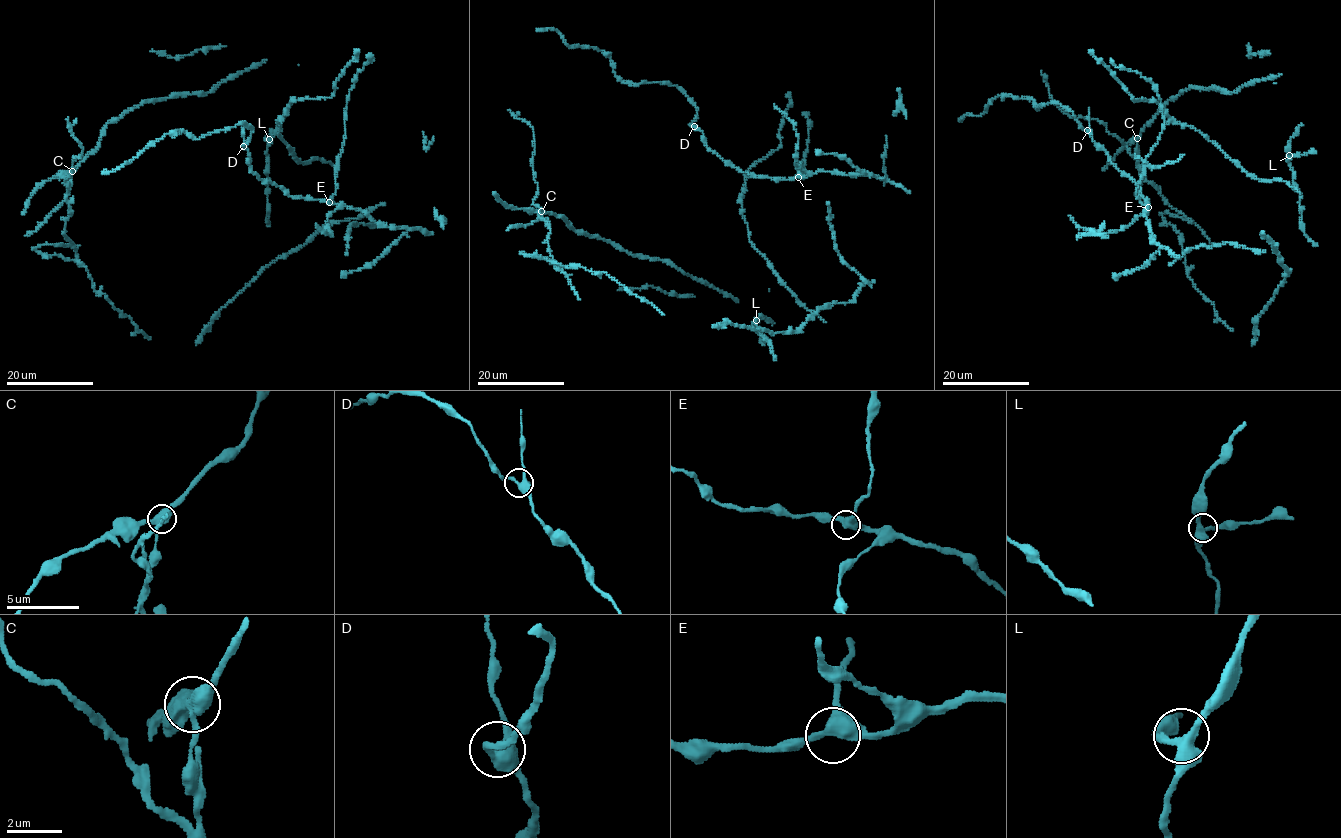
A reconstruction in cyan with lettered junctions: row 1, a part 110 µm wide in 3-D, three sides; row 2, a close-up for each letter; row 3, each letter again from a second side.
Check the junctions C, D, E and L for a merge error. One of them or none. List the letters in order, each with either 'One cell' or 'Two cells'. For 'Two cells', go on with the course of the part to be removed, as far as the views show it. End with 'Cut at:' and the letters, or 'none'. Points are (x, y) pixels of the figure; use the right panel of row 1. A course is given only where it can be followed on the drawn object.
C: Two cells. Course of the part to remove: (1137, 139), (1141, 176), (1189, 220), (1161, 215), (1180, 233), (1188, 278), (1233, 330)
D: One cell
E: One cell
L: One cell
Cut at: C

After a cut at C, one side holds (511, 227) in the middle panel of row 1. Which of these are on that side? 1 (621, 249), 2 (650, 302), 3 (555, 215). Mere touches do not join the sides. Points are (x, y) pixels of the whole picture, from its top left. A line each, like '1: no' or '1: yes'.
1: no
2: yes
3: no

